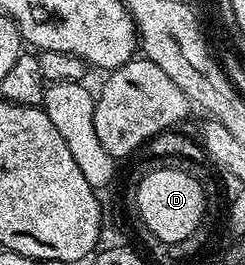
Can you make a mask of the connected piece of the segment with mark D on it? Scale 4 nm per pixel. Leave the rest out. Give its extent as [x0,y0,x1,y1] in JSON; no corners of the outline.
[135,169,206,244]

